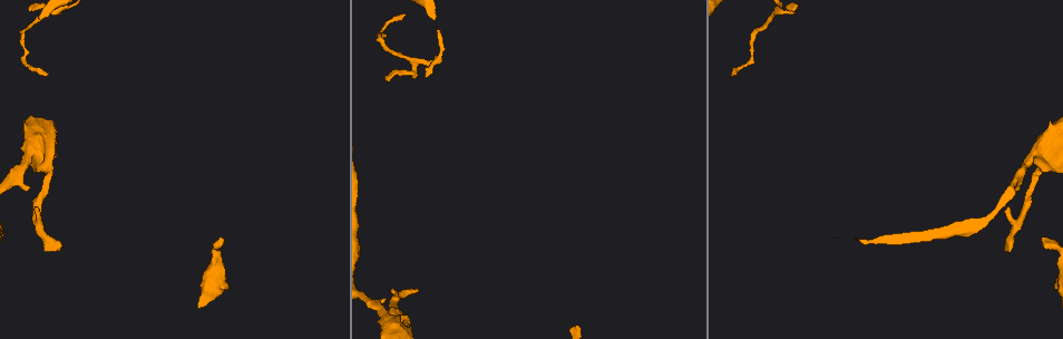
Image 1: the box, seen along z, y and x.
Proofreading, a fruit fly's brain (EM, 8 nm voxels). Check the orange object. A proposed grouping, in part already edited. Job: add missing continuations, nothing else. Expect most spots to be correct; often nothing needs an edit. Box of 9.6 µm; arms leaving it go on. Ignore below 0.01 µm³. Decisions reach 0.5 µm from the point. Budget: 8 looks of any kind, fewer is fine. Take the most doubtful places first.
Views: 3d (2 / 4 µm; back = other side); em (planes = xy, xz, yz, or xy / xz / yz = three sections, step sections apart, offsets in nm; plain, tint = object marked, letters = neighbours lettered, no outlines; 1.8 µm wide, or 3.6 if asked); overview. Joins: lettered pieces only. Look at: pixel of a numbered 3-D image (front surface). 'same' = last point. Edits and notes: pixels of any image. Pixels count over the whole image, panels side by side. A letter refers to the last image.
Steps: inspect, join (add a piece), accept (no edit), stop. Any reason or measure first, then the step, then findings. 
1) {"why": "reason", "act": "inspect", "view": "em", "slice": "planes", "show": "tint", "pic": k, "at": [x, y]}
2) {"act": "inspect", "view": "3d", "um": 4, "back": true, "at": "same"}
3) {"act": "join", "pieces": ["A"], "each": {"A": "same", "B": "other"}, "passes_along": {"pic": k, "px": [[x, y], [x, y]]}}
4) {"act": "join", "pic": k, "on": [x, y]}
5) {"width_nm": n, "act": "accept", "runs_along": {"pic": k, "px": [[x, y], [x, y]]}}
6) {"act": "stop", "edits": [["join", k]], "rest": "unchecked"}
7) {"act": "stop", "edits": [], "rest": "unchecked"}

{"why": "free end", "act": "inspect", "view": "em", "slice": "planes", "show": "letters", "pic": 1, "at": [1042, 240]}

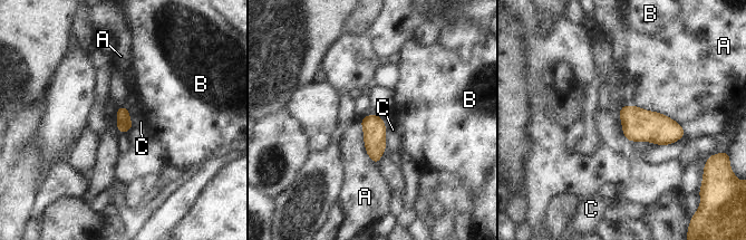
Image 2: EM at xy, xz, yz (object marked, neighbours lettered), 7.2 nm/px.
{"act": "accept", "each": {"A": "other", "B": "other", "C": "other"}, "found": "none of them fits"}

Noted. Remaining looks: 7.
{"why": "an open end", "act": "inspect", "view": "em", "slice": "yz", "step": 16, "show": "tint", "pic": 1, "at": [60, 249]}

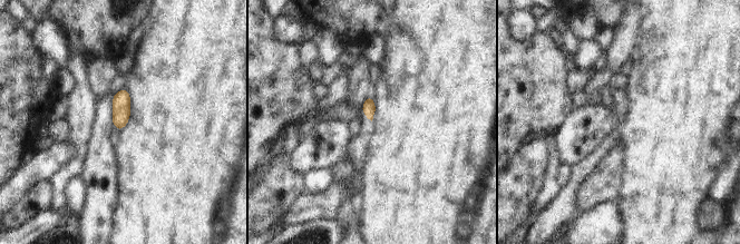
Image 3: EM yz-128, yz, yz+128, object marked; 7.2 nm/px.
{"act": "inspect", "view": "em", "slice": "planes", "show": "letters", "at": "same"}

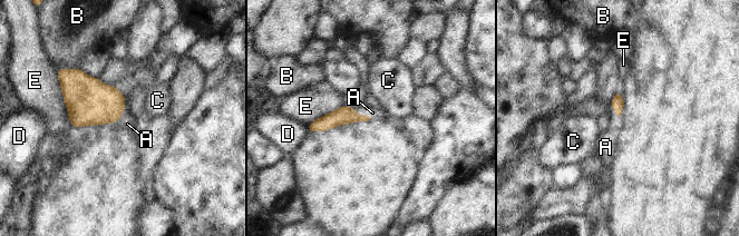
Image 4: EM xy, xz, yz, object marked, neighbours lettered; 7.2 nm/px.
{"act": "join", "pieces": ["A"], "each": {"A": "same", "B": "other", "C": "other", "D": "other", "E": "other"}, "passes_along": {"pic": 4, "px": [[343, 115], [362, 115], [372, 112]]}, "found": "it goes on there"}

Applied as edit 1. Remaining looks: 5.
{"why": "tapers out", "act": "inspect", "view": "em", "slice": "xz", "step": 8, "show": "letters", "pic": 1, "at": [402, 17]}

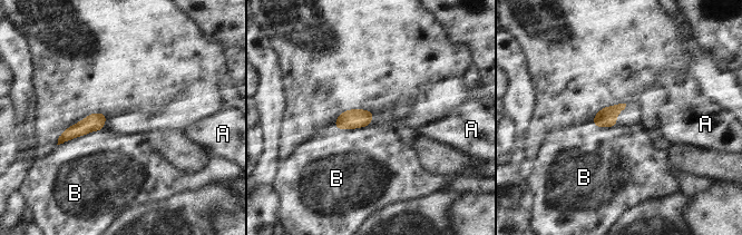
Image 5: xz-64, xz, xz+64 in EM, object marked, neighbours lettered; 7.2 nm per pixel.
{"longest_contact_nm": ["B", 360], "act": "accept", "each": {"A": "other", "B": "other"}, "border": {"pic": 5, "px": [[103, 129], [90, 130], [57, 145]]}, "found": "none of them fits"}

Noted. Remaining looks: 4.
{"act": "stop", "edits": [["join", 4]], "rest": "unchecked"}

